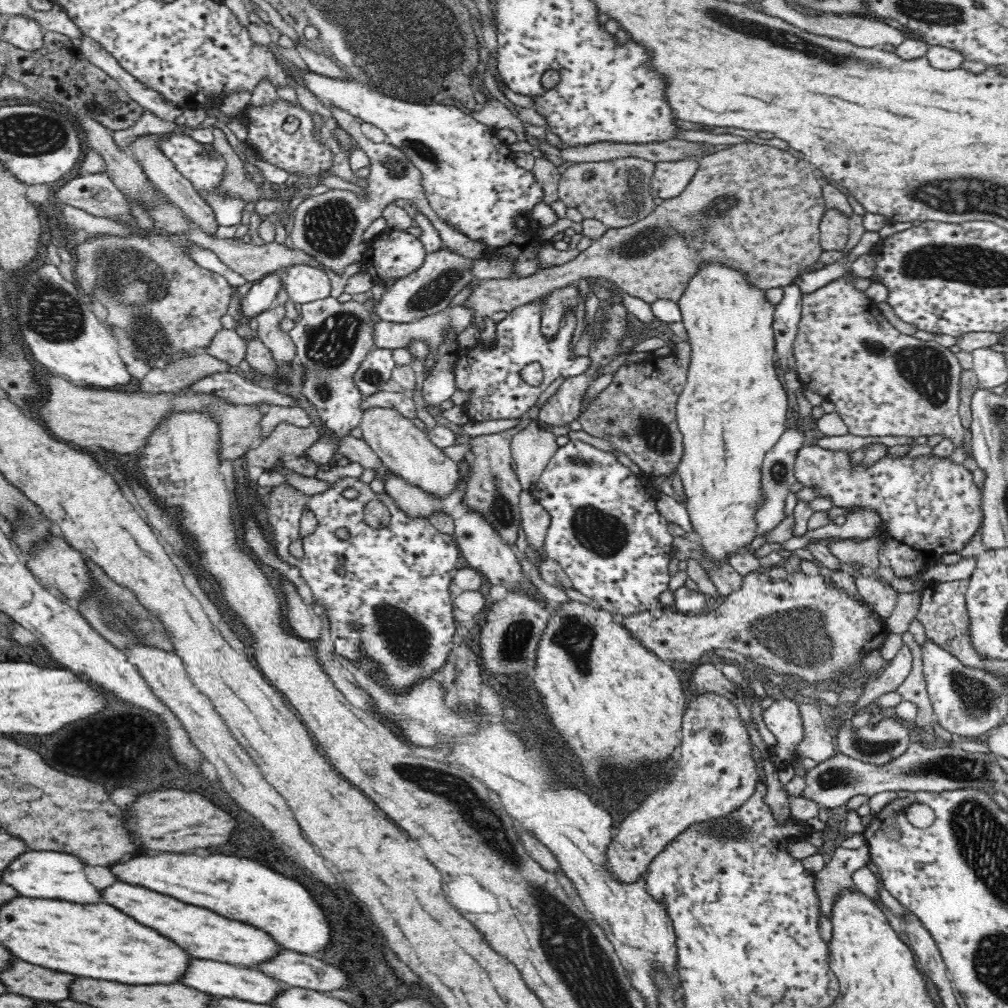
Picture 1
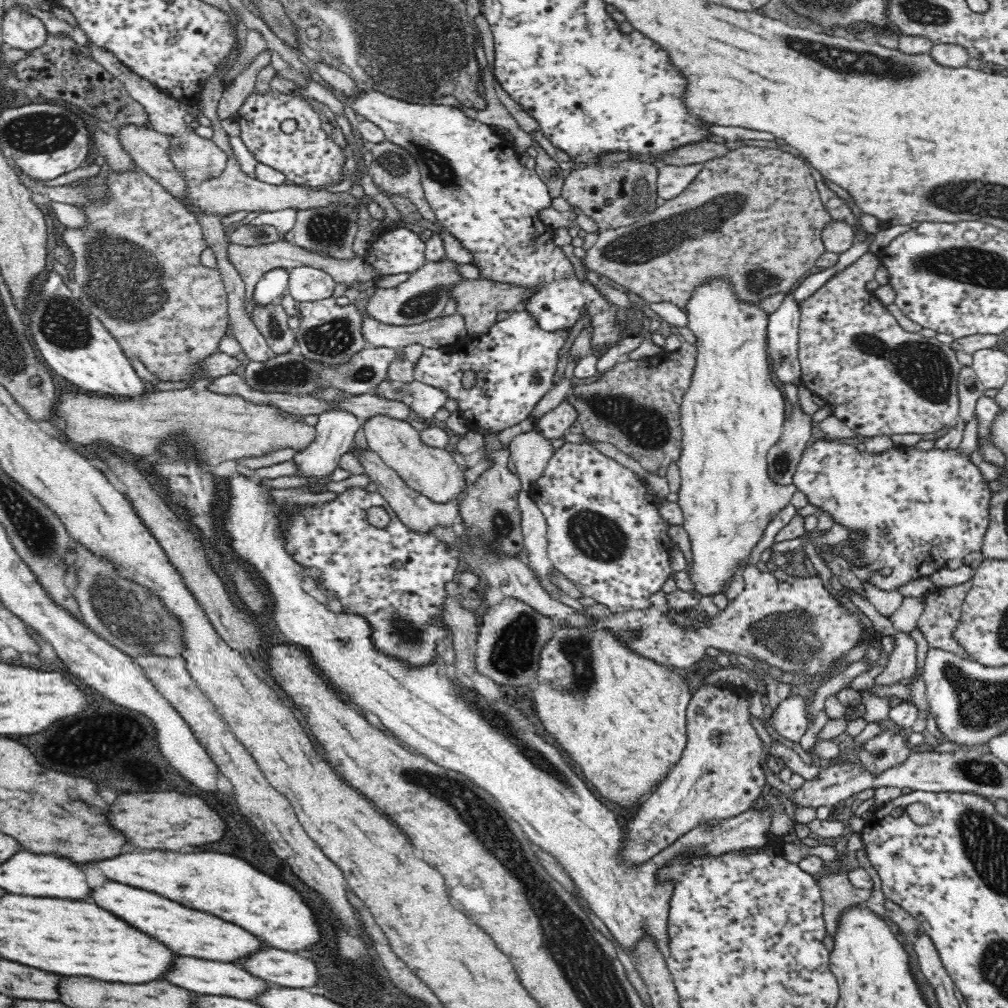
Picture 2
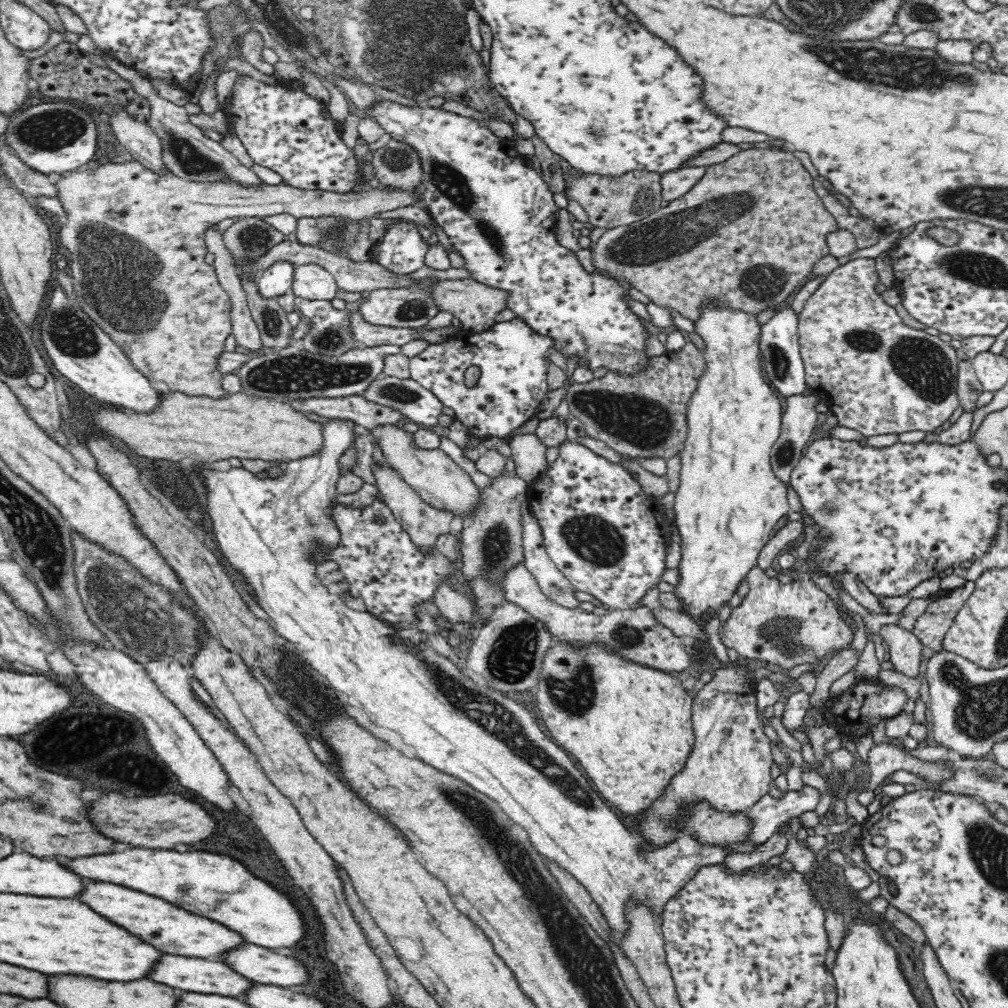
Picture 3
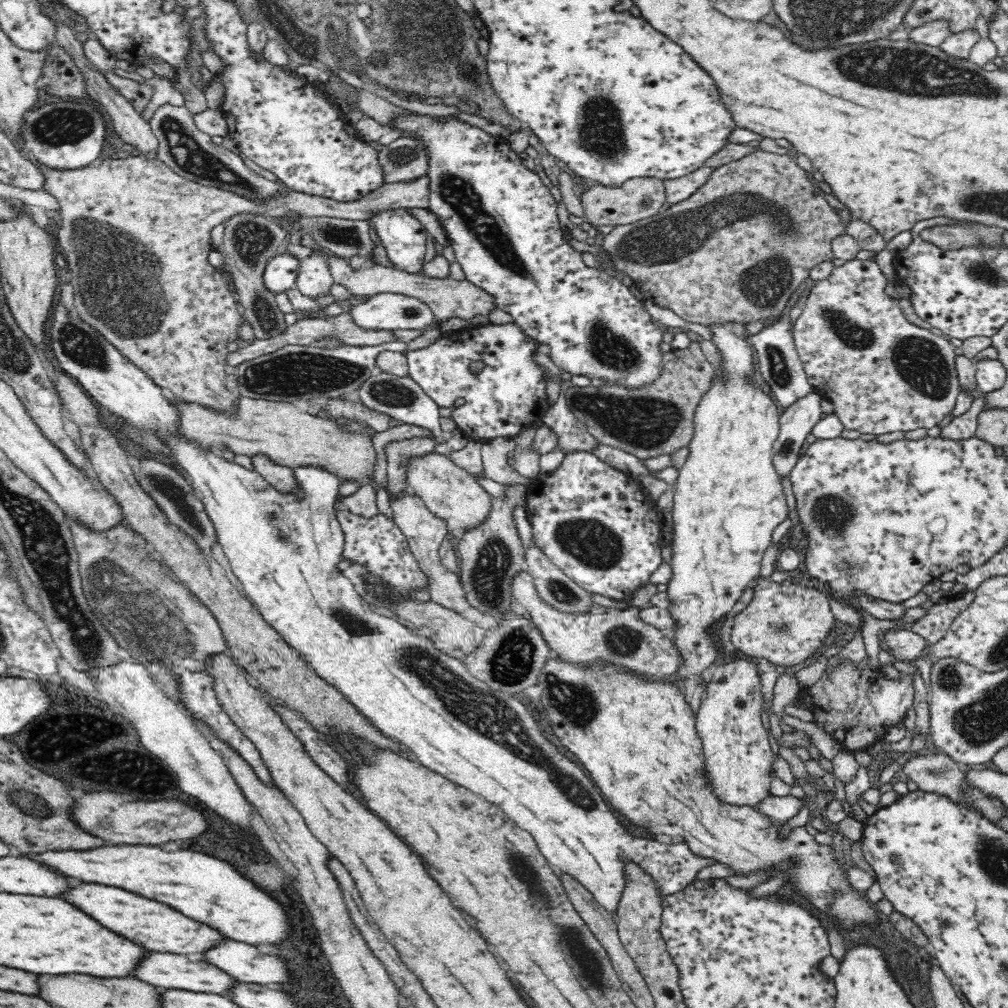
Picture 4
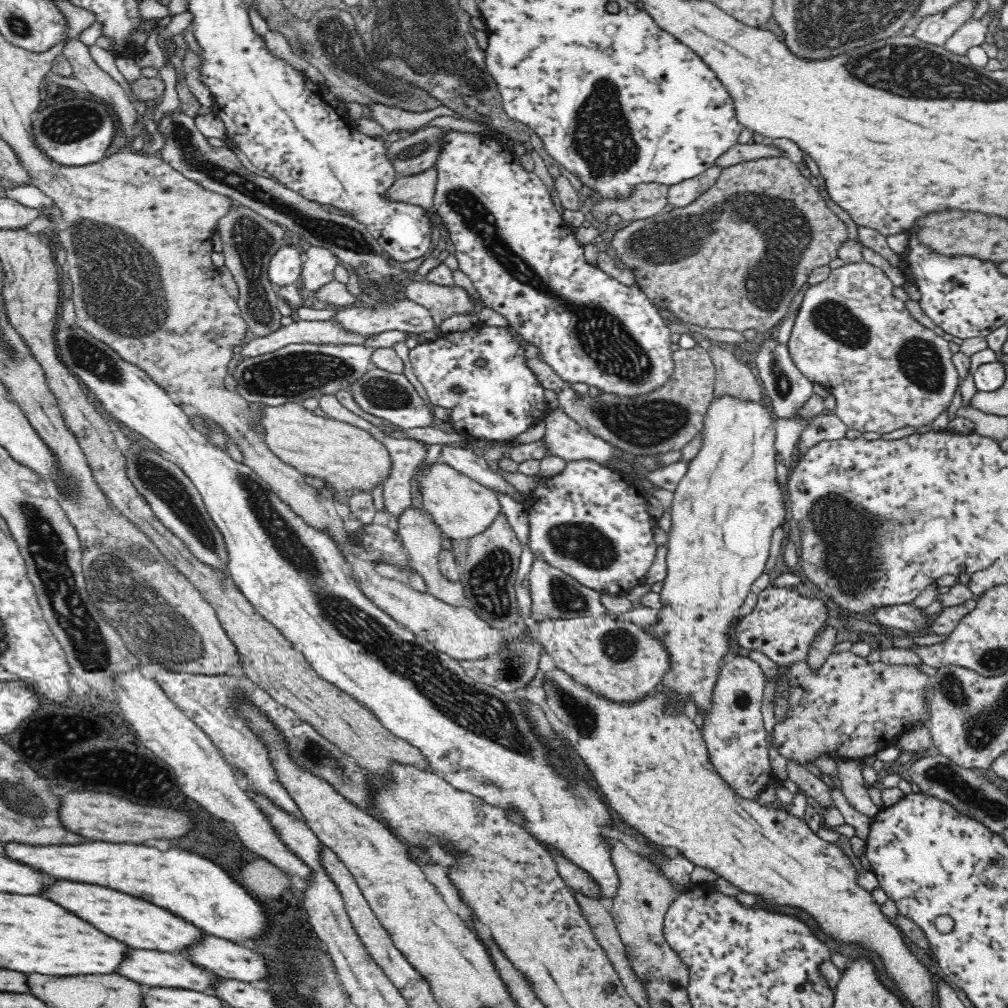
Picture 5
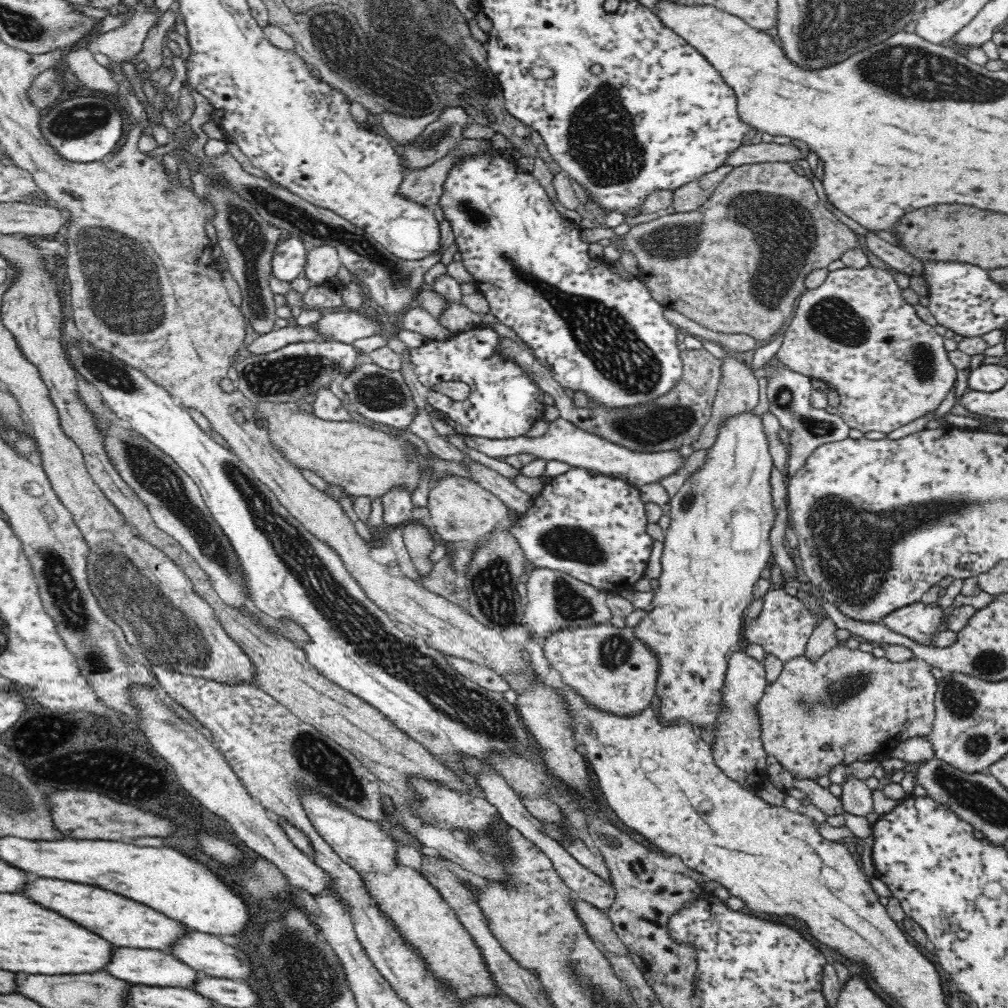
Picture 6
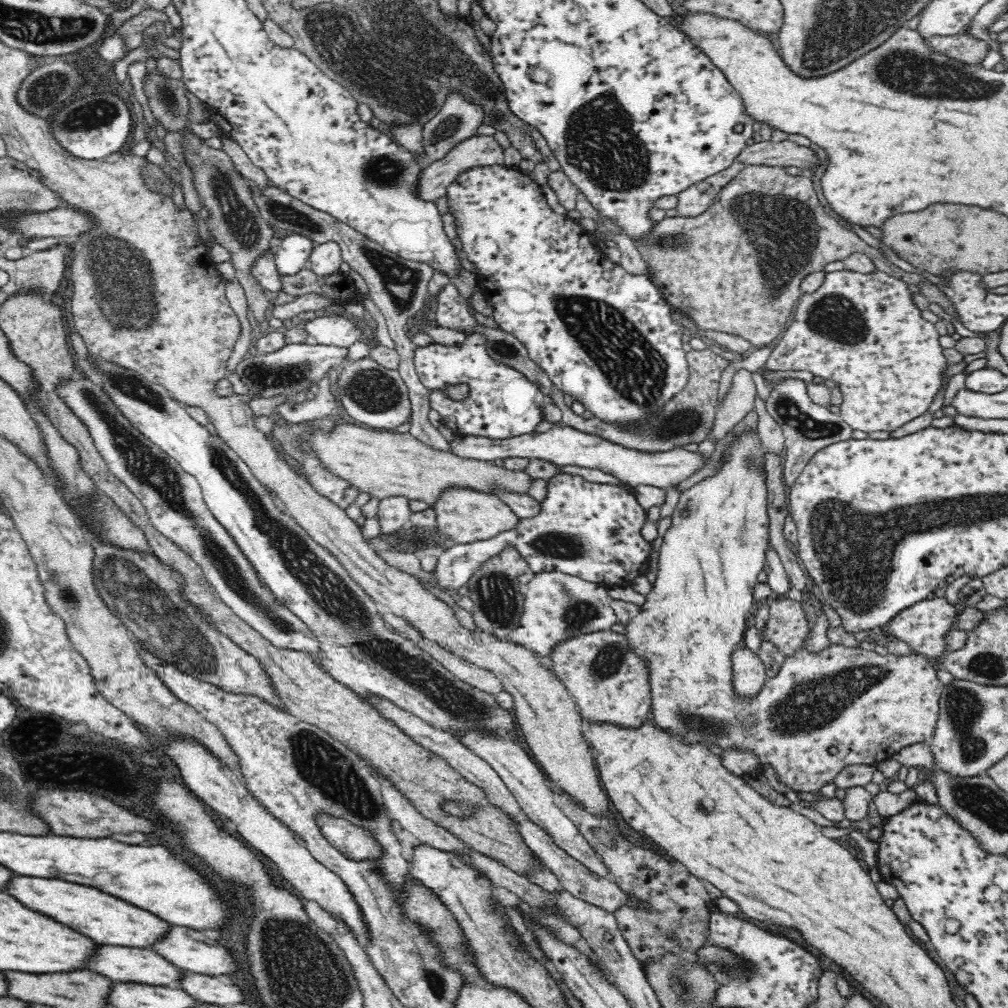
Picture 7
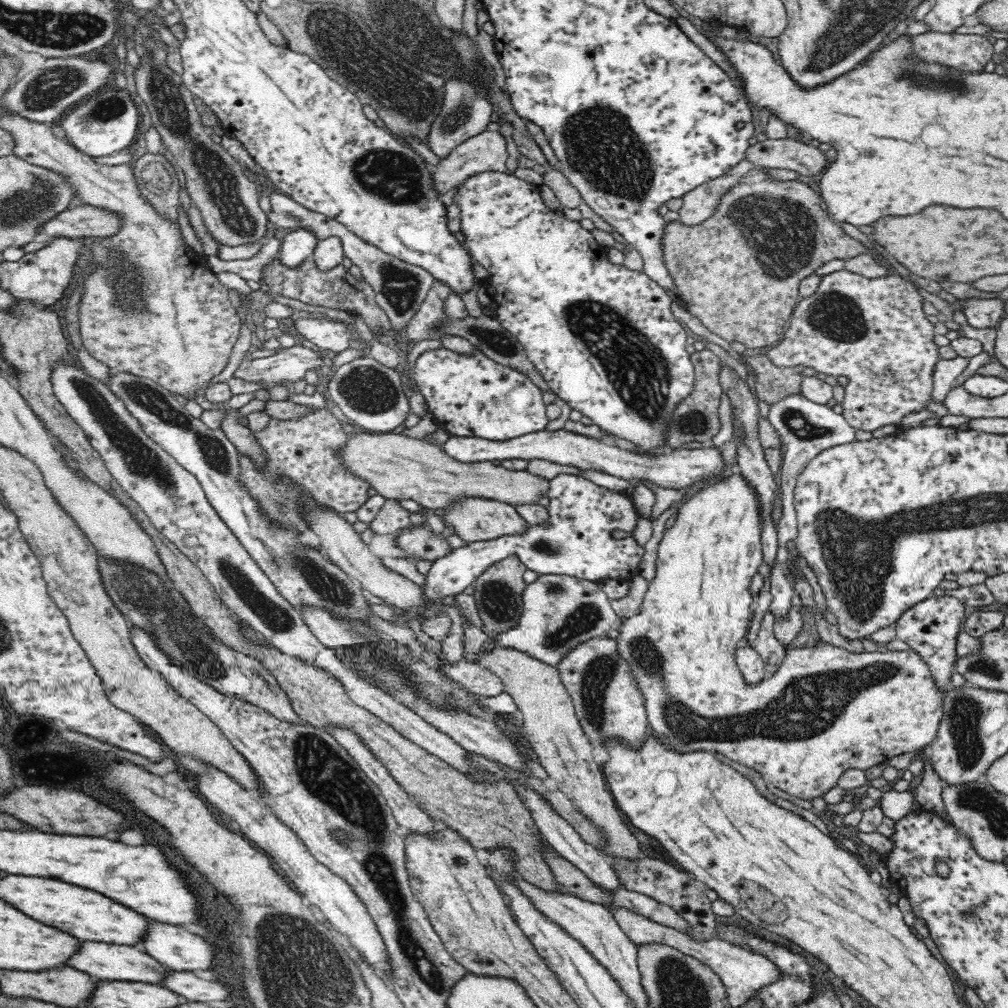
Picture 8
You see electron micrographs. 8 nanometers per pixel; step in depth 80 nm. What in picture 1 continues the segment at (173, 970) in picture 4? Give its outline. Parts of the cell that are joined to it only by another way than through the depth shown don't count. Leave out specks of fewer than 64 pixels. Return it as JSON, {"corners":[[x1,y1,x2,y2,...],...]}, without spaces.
{"corners":[[192,960,188,974,182,978,182,984,192,986,192,988,206,992,206,994,238,998,238,1000,248,1000,248,1002,256,1002,256,1004,272,1004,276,996,287,991,284,990,284,986,289,988,280,980,272,980,270,976,264,976,260,970,238,968,238,966,216,962,216,960]]}

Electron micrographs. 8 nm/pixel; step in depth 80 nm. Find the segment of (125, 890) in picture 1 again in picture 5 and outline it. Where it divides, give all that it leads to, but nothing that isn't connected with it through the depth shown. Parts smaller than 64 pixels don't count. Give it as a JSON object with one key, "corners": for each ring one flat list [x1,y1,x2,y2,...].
{"corners":[[58,880,44,892,44,896,48,896,48,900,54,900,56,904,64,906,66,910,74,912,76,916,88,920,92,926,96,926,104,934,108,934,132,948,138,948,138,950,144,948,144,950,160,950,160,952,174,952,174,950,184,952,192,944,200,942,204,936,204,932,200,932,194,924,188,924,177,914,170,914,164,908,152,906,150,902,128,896,124,892,116,892,112,888]]}

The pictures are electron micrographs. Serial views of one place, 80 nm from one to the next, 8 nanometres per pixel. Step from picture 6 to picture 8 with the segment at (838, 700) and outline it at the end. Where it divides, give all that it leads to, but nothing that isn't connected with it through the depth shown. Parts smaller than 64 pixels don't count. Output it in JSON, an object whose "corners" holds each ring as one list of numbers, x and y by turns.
{"corners":[[732,473,704,488,696,490,688,499,684,500,677,510,677,516,670,529,664,531,660,541,657,559,656,576,649,582,648,590,644,595,640,614,622,620,618,624,620,636,618,650,620,655,632,665,632,673,638,683,642,695,646,700,646,710,650,728,654,734,658,734,663,742,675,748,678,752,690,752,692,750,716,750,724,754,726,758,739,762,744,766,756,770,762,775,765,782,770,782,802,800,812,800,816,796,823,796,827,790,837,785,838,778,846,770,860,768,864,771,872,766,888,761,892,756,900,756,905,752,913,752,918,748,926,747,936,738,939,722,942,718,944,691,936,686,935,678,928,664,914,650,865,652,856,654,844,648,837,648,832,644,821,644,812,648,790,648,785,651,782,665,774,675,766,675,760,685,748,686,744,683,744,677,738,669,735,660,735,652,738,644,744,640,752,621,750,604,753,604,754,596,750,591,750,582,758,573,758,568,763,563,763,548,761,545,761,532,763,531,763,518,758,493,752,485,740,473]]}

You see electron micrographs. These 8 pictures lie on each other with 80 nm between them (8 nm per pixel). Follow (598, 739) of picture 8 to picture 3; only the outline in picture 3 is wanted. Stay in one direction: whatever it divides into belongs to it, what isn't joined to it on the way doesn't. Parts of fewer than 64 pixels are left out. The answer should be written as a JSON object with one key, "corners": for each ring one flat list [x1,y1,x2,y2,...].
{"corners":[[523,562,508,568,500,579,502,579,502,592,505,600,514,602,534,618,542,621,548,627,548,631,553,634,554,640,558,639,562,643,574,641,577,646,590,645,591,643,605,645,634,663,640,663,640,665,656,668,666,673,688,670,692,660,696,659,704,648,704,645,697,641,695,644,696,654,689,654,682,638,675,636,672,630,662,625,654,617,652,609,646,605,623,611,608,610,603,616,586,613,579,607,566,608,542,592,535,576,525,567]]}

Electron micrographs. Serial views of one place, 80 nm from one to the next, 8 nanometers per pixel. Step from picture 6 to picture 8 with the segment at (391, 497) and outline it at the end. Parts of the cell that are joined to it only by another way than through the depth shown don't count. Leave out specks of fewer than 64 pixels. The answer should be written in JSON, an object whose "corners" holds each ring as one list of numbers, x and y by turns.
{"corners":[[386,499,369,527,377,535,396,535,400,528,410,524,410,511,398,499]]}

